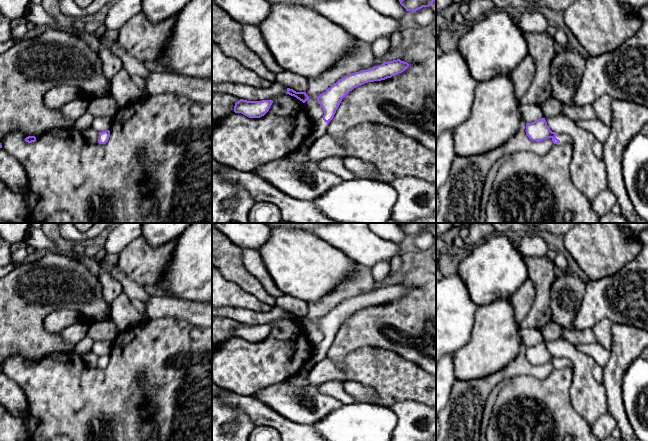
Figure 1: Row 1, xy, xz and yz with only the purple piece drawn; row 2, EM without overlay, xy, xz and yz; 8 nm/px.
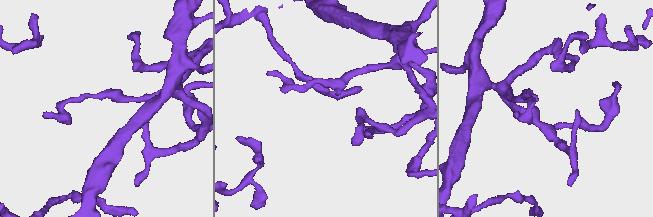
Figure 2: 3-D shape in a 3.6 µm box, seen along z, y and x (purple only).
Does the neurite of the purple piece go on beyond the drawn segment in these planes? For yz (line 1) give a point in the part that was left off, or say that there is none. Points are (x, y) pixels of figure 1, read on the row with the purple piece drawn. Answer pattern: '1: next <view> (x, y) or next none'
1: next yz (564, 138)

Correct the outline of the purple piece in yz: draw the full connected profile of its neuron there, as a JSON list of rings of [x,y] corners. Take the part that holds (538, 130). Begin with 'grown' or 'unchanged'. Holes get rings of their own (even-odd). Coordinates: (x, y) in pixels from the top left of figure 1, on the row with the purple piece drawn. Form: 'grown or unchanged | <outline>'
grown | [[[545,118],[526,124],[526,134],[530,140],[540,142],[551,138],[554,144],[569,143],[572,146],[572,137],[568,134],[552,132],[547,125]]]

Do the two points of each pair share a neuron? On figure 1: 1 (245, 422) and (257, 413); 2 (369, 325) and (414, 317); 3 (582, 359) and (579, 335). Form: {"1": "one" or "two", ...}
{"1": "two", "2": "one", "3": "two"}

